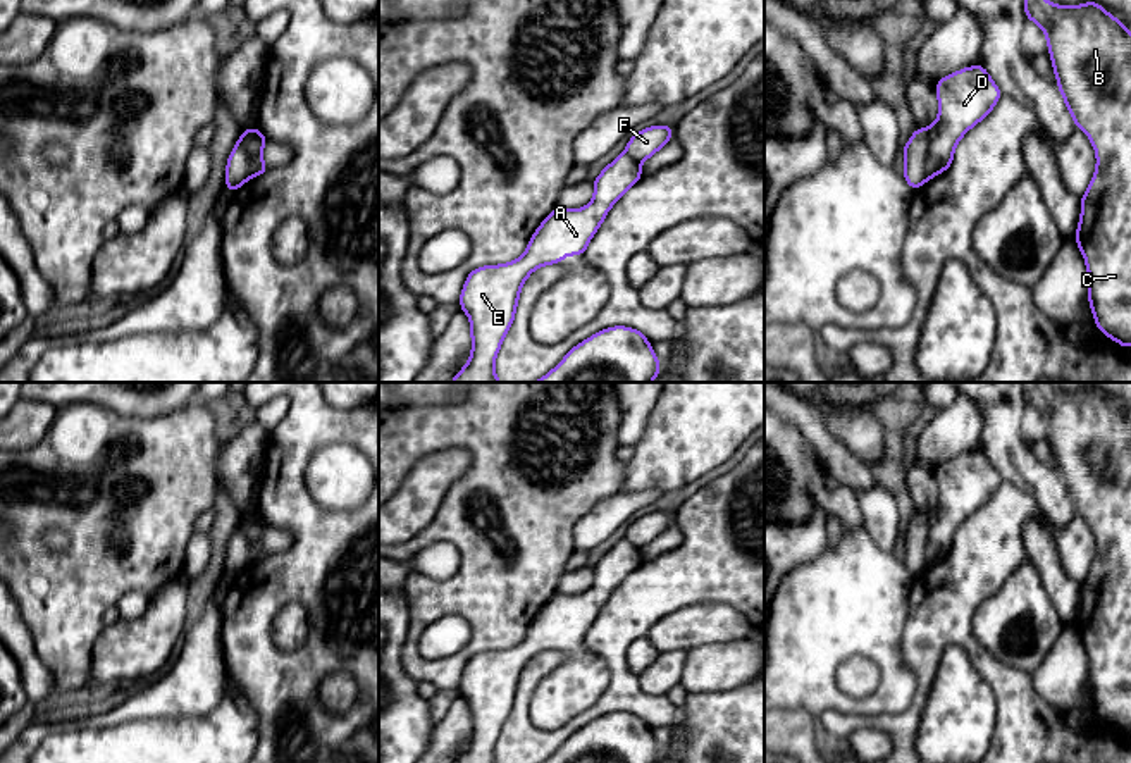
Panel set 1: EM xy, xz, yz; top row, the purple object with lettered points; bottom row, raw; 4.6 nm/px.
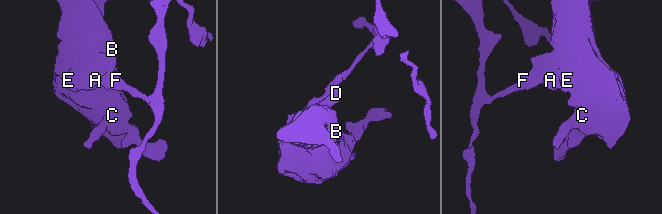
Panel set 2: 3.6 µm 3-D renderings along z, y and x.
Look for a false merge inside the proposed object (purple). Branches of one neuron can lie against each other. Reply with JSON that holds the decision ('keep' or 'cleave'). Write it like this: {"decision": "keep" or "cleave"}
{"decision": "cleave"}

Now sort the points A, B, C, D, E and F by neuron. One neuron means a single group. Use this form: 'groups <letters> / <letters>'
groups A B C D E / F

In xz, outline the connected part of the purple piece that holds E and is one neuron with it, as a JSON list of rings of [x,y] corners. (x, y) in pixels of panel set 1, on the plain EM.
[[[618,541],[594,565],[594,584],[577,596],[554,594],[532,620],[525,639],[503,651],[473,654],[460,680],[470,704],[473,734],[454,763],[496,763],[494,747],[508,720],[527,663],[568,641],[584,641],[609,594],[642,563],[640,549]]]

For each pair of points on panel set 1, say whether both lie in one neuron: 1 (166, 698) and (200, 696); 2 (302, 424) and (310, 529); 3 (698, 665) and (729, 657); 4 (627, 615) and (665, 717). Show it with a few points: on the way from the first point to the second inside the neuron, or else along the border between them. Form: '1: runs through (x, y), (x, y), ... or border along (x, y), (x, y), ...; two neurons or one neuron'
1: runs through (174, 696), (191, 696); one neuron
2: runs through (293, 450), (293, 503); one neuron
3: runs through (704, 665), (722, 663); one neuron
4: runs through (618, 643), (622, 681), (637, 696); one neuron

